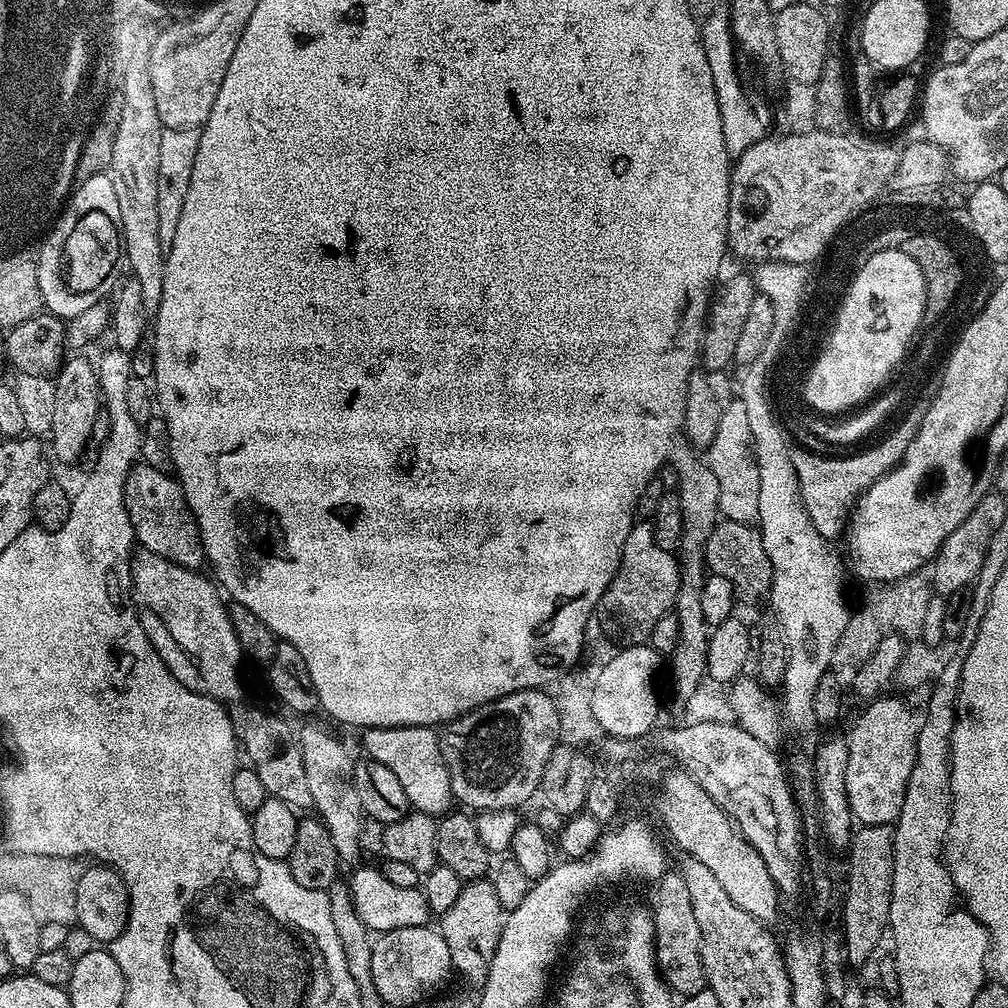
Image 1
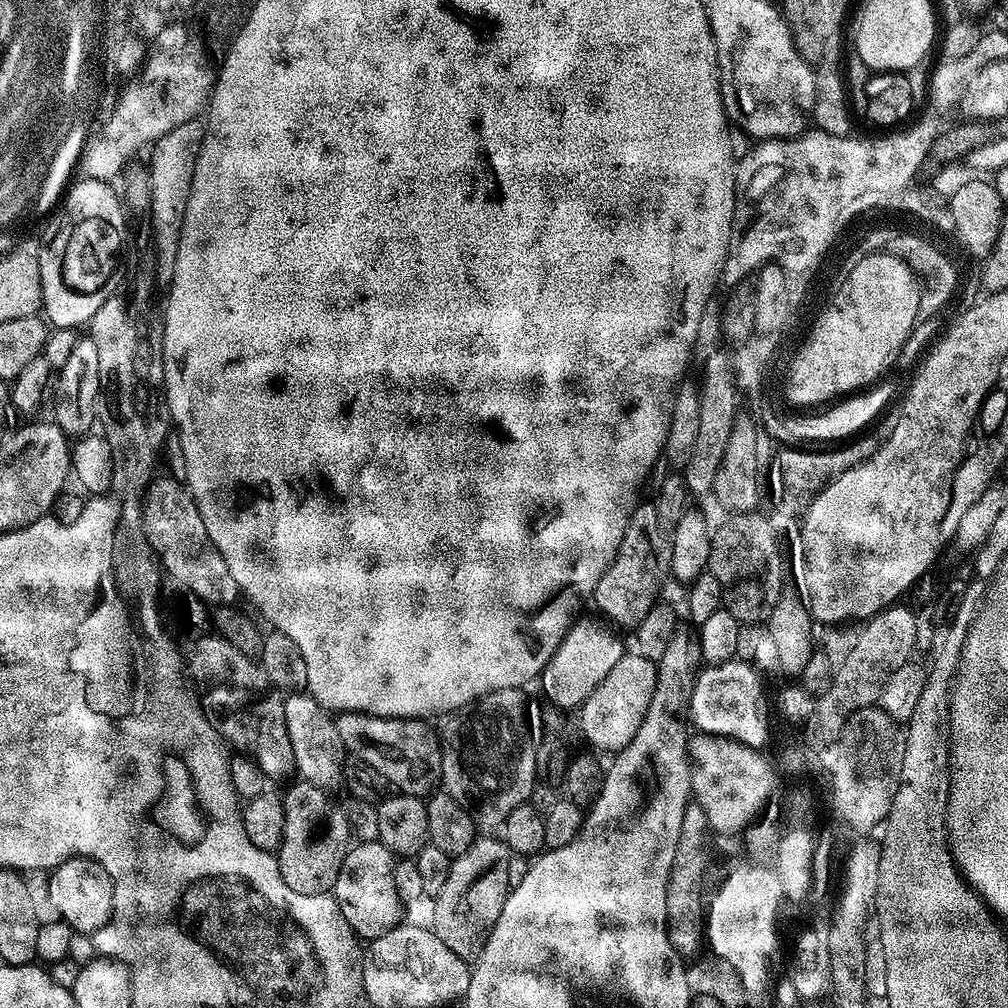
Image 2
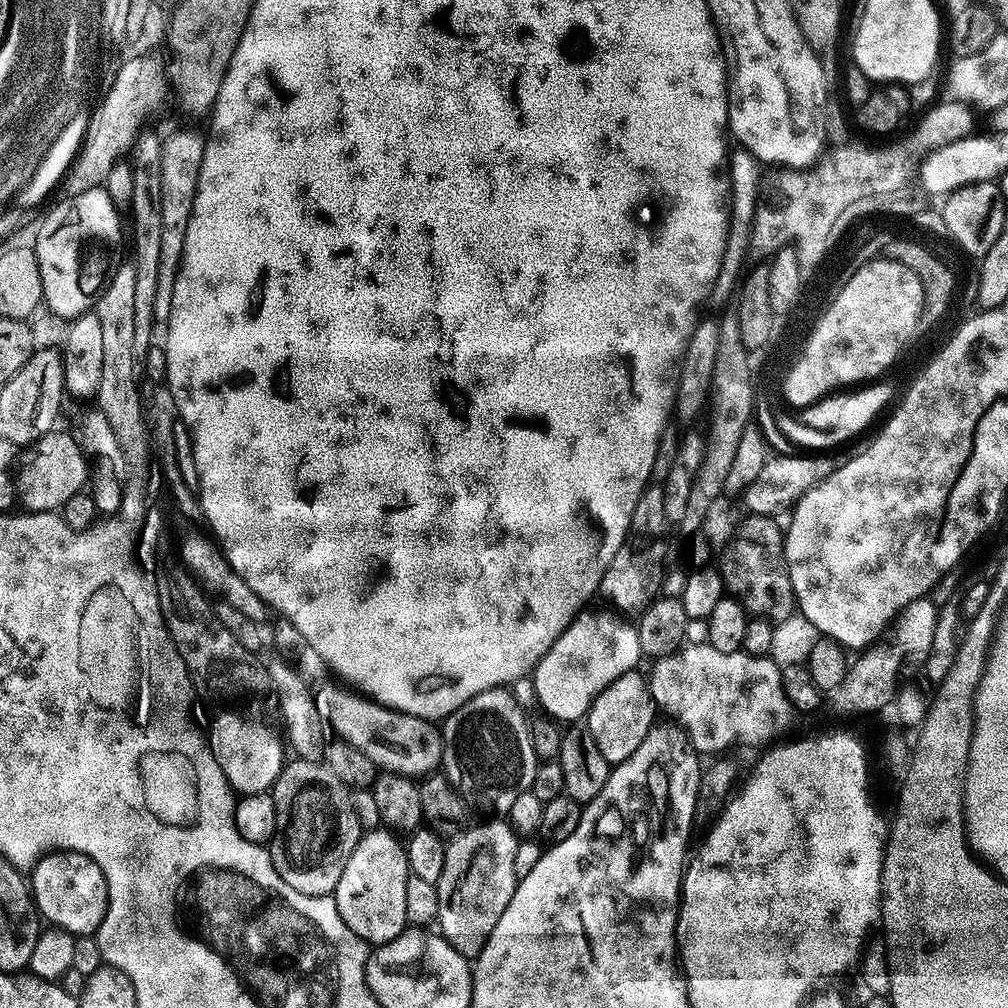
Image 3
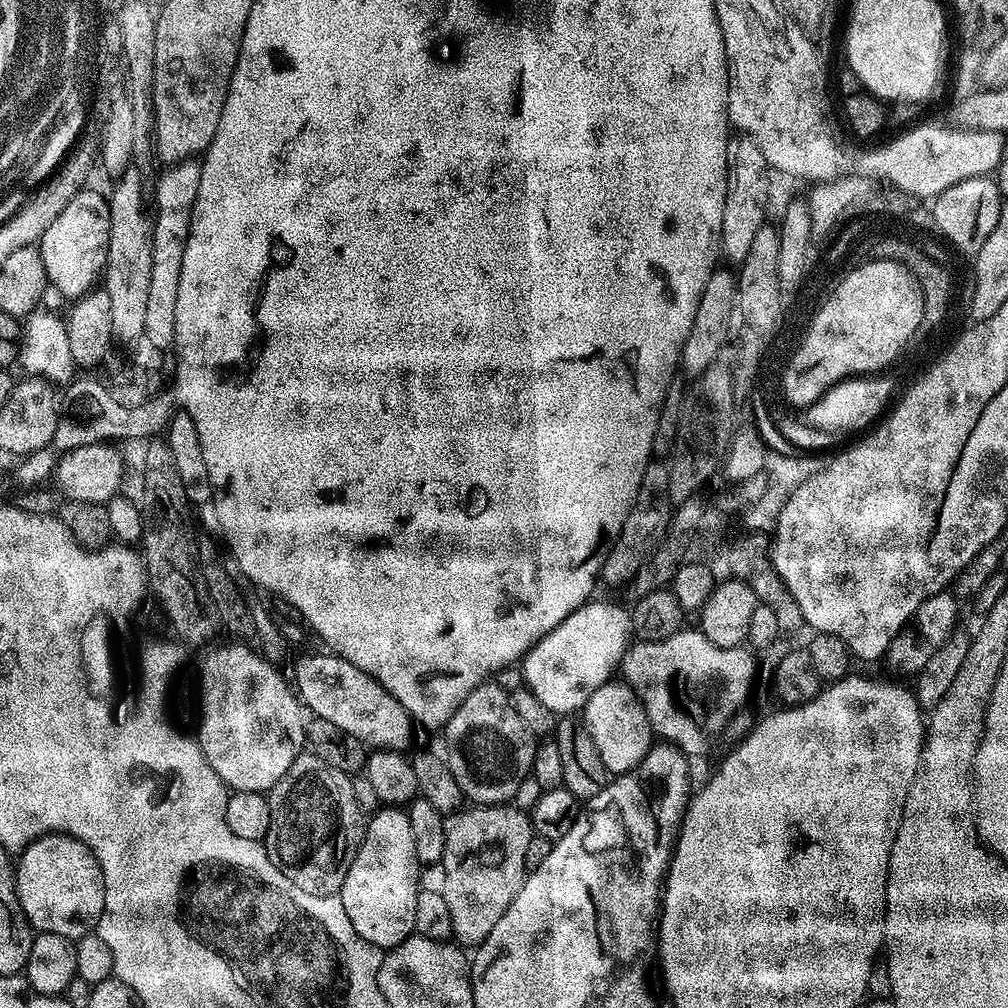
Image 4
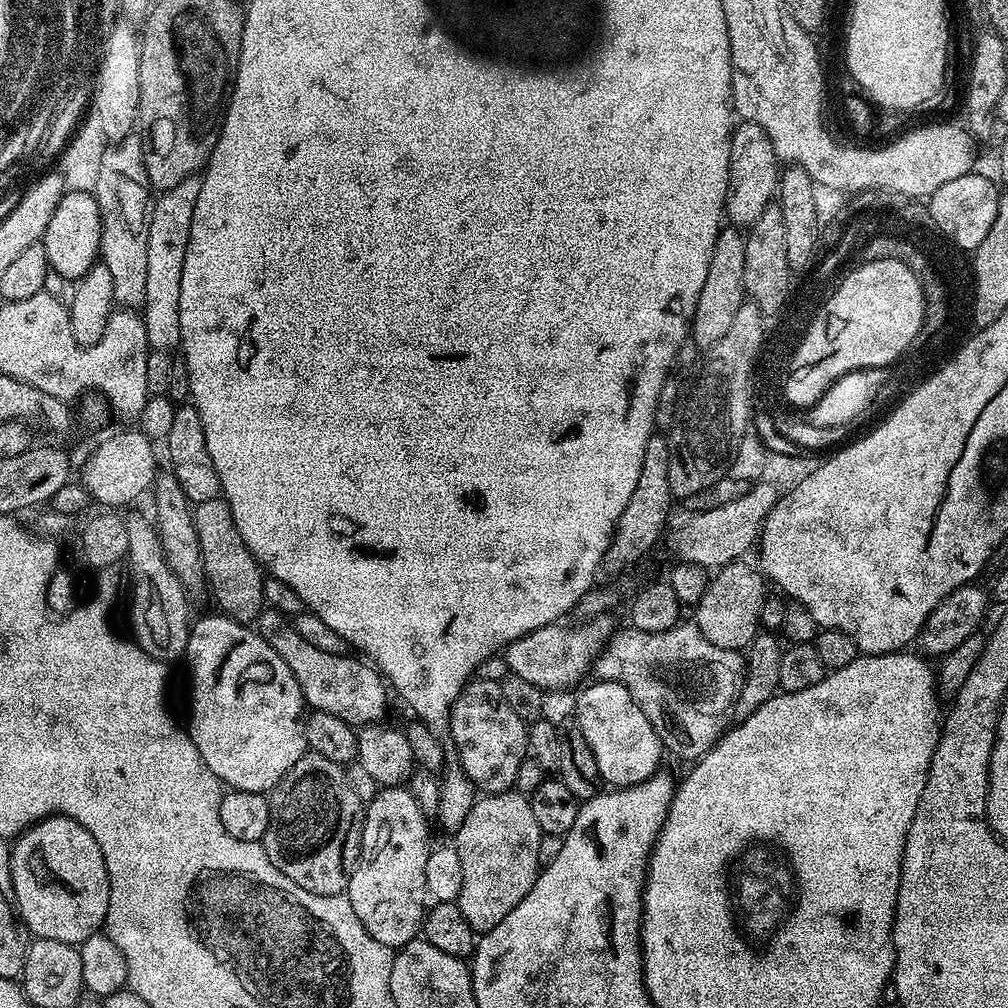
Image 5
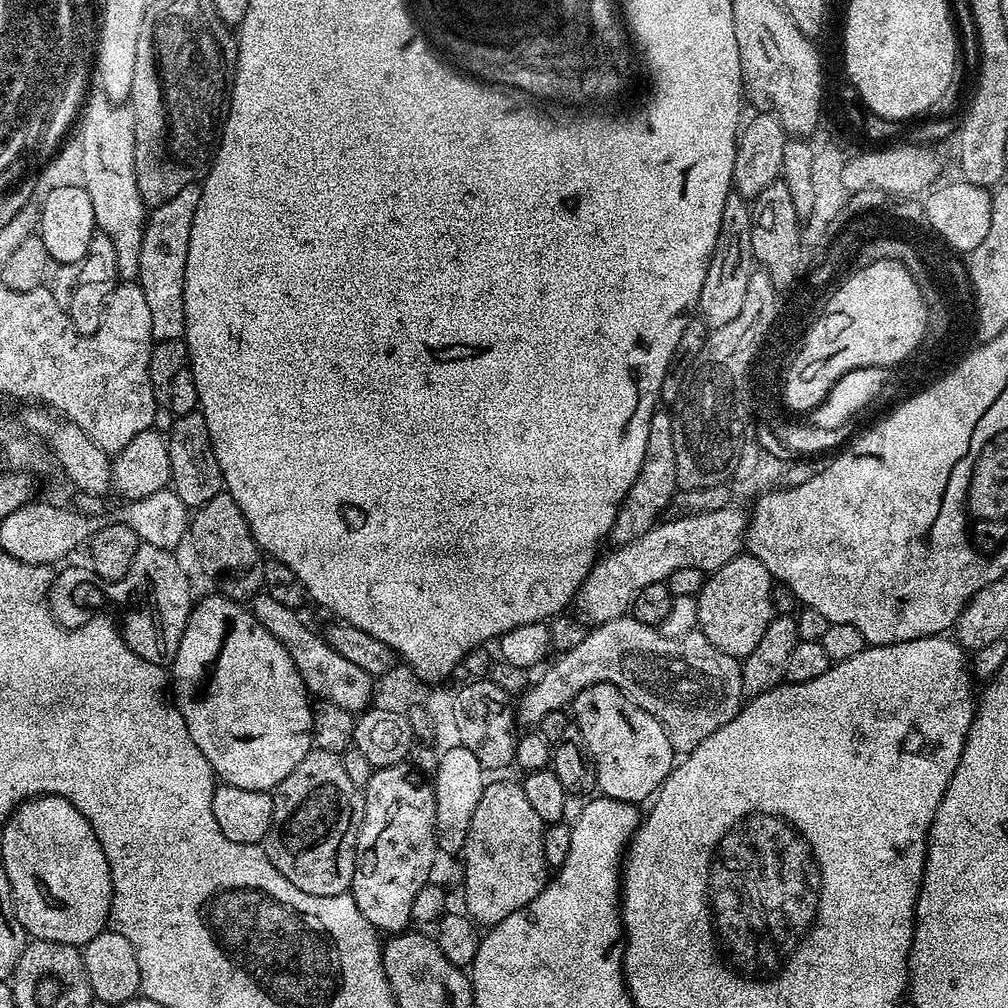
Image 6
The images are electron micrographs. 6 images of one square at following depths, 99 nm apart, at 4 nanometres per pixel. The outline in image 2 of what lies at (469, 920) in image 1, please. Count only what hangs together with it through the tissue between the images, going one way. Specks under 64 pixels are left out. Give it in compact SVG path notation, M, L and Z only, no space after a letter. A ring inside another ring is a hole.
M475 839L465 853L453 859L446 886L435 893L436 905L432 908L430 927L435 936L442 938L442 942L446 942L446 946L458 954L458 958L474 962L480 957L488 935L494 930L494 922L498 922L498 914L502 914L502 906L510 891L509 855L503 839Z

